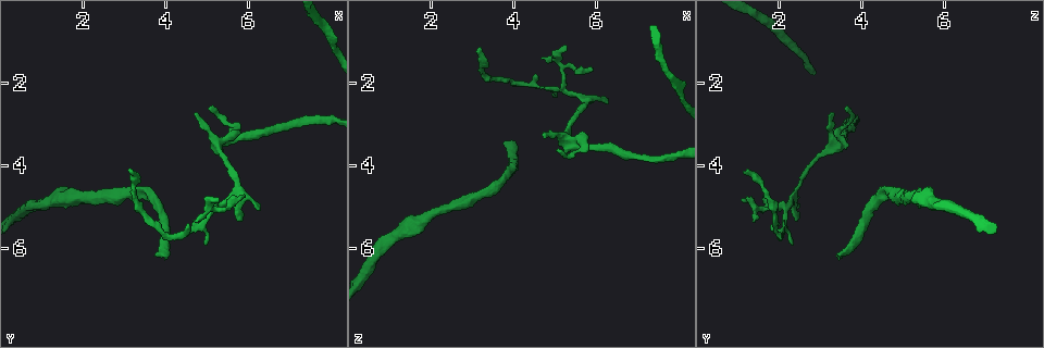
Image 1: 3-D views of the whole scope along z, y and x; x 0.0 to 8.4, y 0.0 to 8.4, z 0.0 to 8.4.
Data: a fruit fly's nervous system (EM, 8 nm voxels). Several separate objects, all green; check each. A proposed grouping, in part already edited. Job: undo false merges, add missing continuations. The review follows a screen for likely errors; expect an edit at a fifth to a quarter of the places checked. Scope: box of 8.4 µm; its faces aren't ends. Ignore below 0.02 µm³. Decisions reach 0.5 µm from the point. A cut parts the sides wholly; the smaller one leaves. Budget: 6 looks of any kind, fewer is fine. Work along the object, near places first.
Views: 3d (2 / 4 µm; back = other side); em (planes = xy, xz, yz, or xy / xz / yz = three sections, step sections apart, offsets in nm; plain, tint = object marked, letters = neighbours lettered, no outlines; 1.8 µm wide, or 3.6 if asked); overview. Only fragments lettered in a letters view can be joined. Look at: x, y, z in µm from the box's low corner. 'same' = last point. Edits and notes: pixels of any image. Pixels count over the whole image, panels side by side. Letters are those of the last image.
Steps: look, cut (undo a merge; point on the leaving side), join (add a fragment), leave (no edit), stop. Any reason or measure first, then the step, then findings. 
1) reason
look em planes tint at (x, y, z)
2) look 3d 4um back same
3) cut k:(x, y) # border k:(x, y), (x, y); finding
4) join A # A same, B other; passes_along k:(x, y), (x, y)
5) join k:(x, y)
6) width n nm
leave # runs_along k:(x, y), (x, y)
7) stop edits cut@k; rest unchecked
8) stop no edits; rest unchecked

free end
look em yz step 8 letters at (3.75, 6.10, 3.45)

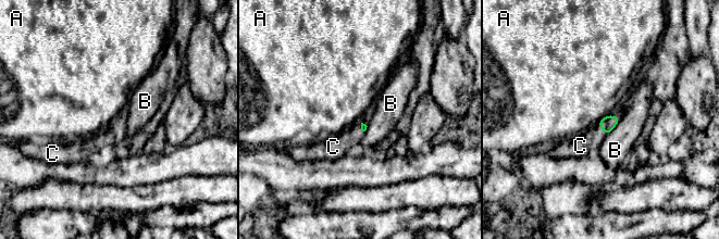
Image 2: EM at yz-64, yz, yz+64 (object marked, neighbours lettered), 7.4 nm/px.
join C # A other, B other, C same; passes_along 2:(607, 124), (602, 128), (580, 146); it goes on there

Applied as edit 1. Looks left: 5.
see it whole again
look overview

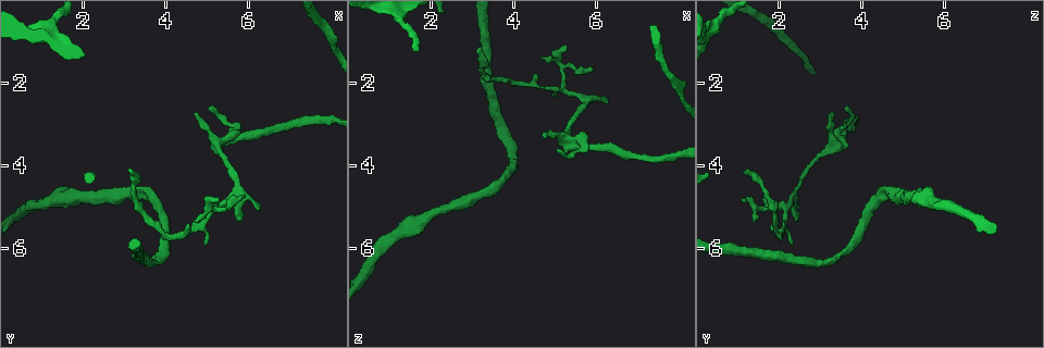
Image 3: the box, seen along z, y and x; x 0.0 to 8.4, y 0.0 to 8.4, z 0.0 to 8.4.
thin end
look em planes letters at (6.20, 5.10, 2.40)

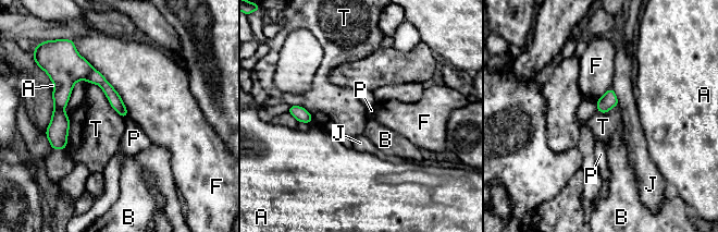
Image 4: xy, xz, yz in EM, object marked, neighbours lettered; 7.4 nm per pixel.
leave # A other, B other, F other, J other, P other, T other; runs_along 4:(84, 62), (60, 99), (57, 141); no lettered fragment goes on from it

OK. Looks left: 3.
tapers out
look 3d 4um at (4.70, 5.25, 1.40)

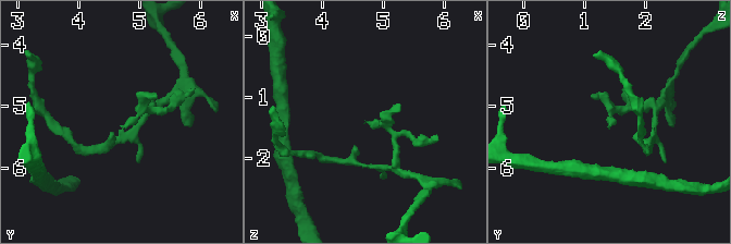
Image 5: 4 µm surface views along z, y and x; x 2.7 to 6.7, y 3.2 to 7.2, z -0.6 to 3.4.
shape alone is not enough
look em xz step 8 tint at (4.70, 5.30, 1.40)

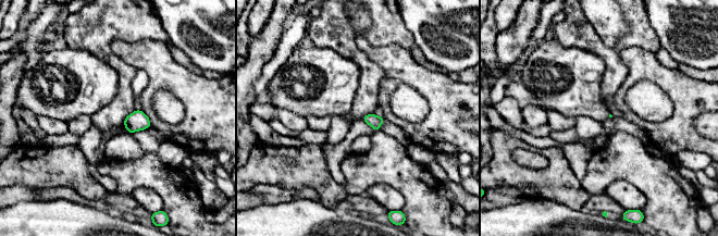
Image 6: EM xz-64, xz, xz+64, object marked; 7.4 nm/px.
look em planes letters same

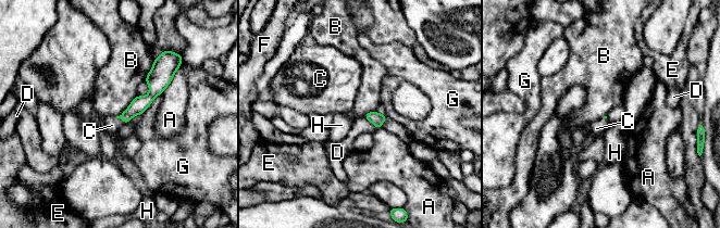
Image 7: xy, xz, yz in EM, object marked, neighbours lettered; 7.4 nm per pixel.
join C # A other, B other, C same, D other, E other, F other, G other, H other; passes_along 7:(139, 104), (120, 117), (112, 125); the neuron continues

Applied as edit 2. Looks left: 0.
stop edits join@2, join@7; rest unchecked

